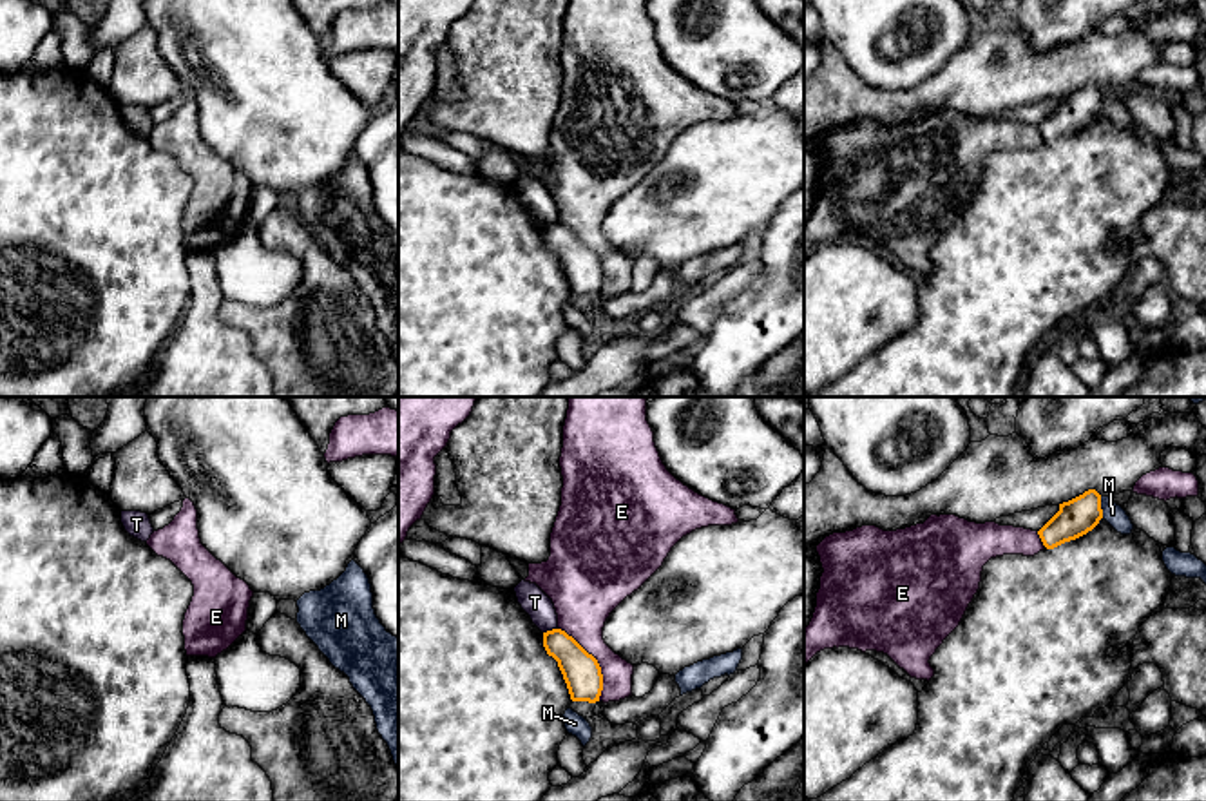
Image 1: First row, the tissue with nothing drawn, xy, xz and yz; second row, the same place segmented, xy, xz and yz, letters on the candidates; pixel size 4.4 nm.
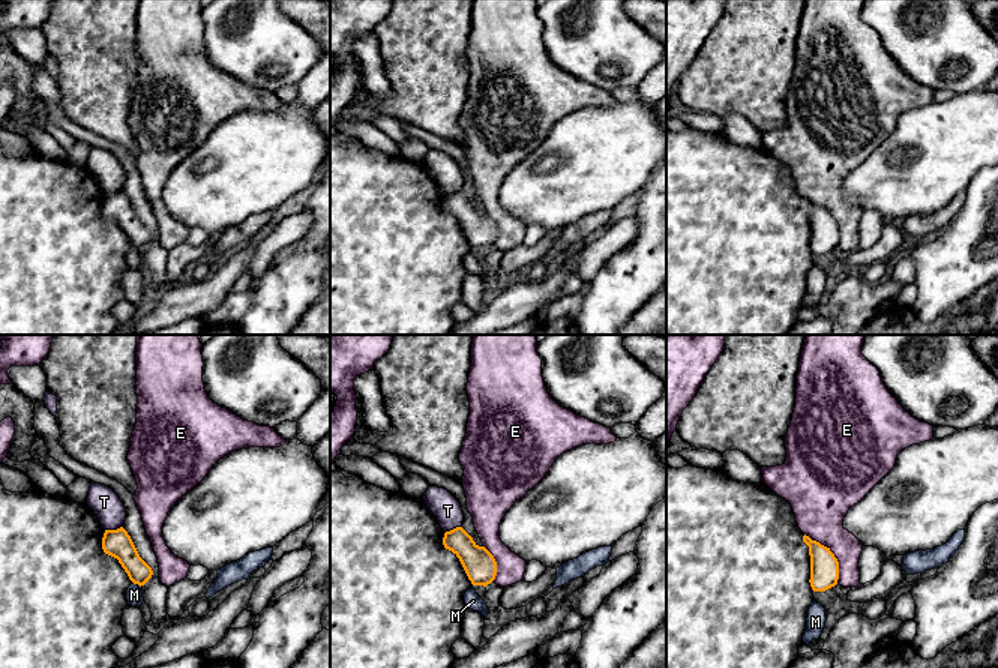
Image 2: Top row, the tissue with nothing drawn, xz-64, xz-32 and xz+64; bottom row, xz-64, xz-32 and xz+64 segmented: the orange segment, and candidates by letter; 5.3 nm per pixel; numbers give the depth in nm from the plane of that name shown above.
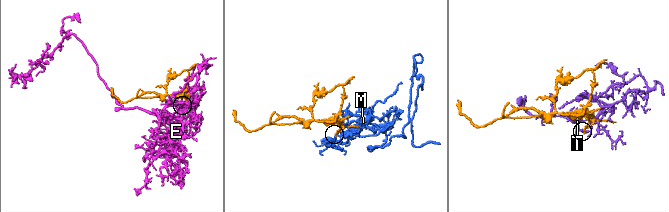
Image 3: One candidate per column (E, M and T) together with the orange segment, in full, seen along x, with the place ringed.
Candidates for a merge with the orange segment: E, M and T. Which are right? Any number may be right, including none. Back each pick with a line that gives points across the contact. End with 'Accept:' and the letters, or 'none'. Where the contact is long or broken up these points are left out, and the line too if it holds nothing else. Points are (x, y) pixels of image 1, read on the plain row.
Accept: none

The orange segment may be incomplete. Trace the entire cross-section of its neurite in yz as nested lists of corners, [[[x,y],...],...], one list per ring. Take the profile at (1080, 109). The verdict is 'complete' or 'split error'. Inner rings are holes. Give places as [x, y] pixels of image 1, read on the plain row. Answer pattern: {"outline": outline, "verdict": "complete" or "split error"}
{"outline": [[[1088,83],[1059,98],[1059,105],[1038,125],[1038,129],[1047,143],[1054,143],[1086,129],[1101,112],[1101,89],[1096,83]]], "verdict": "complete"}

